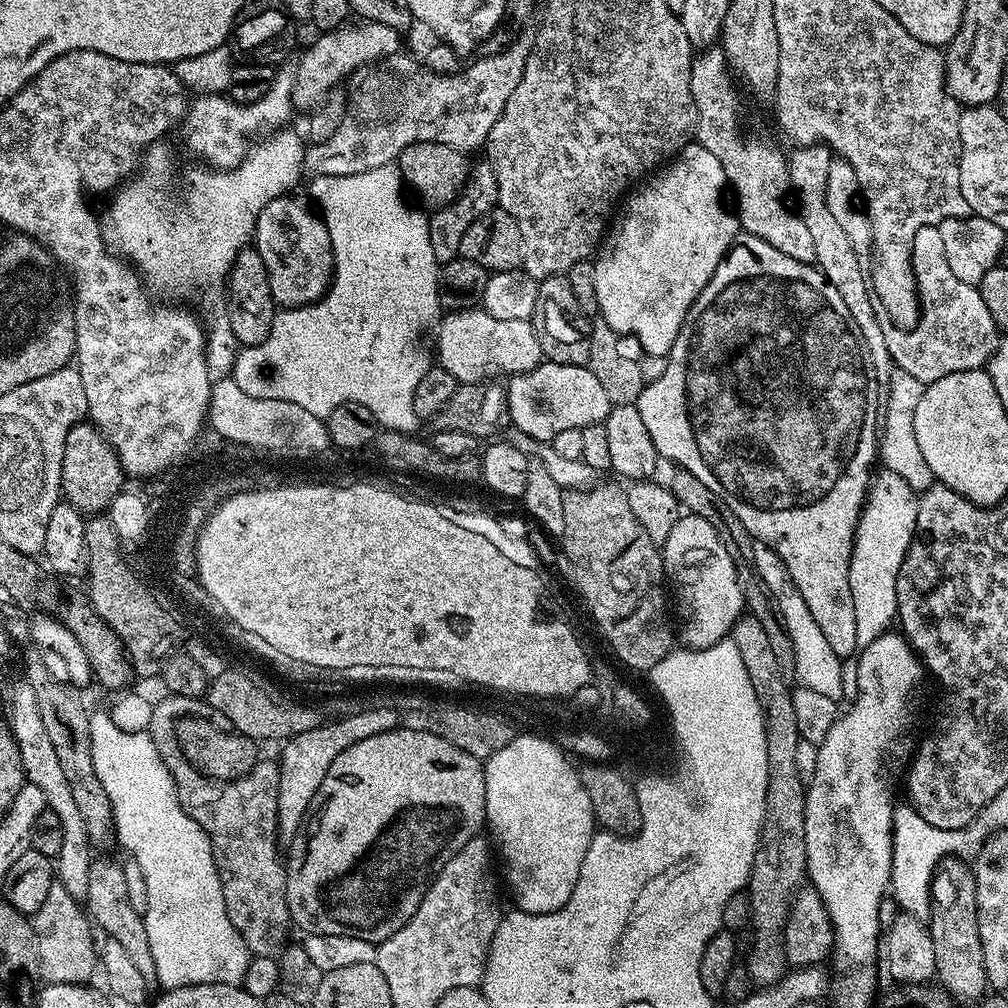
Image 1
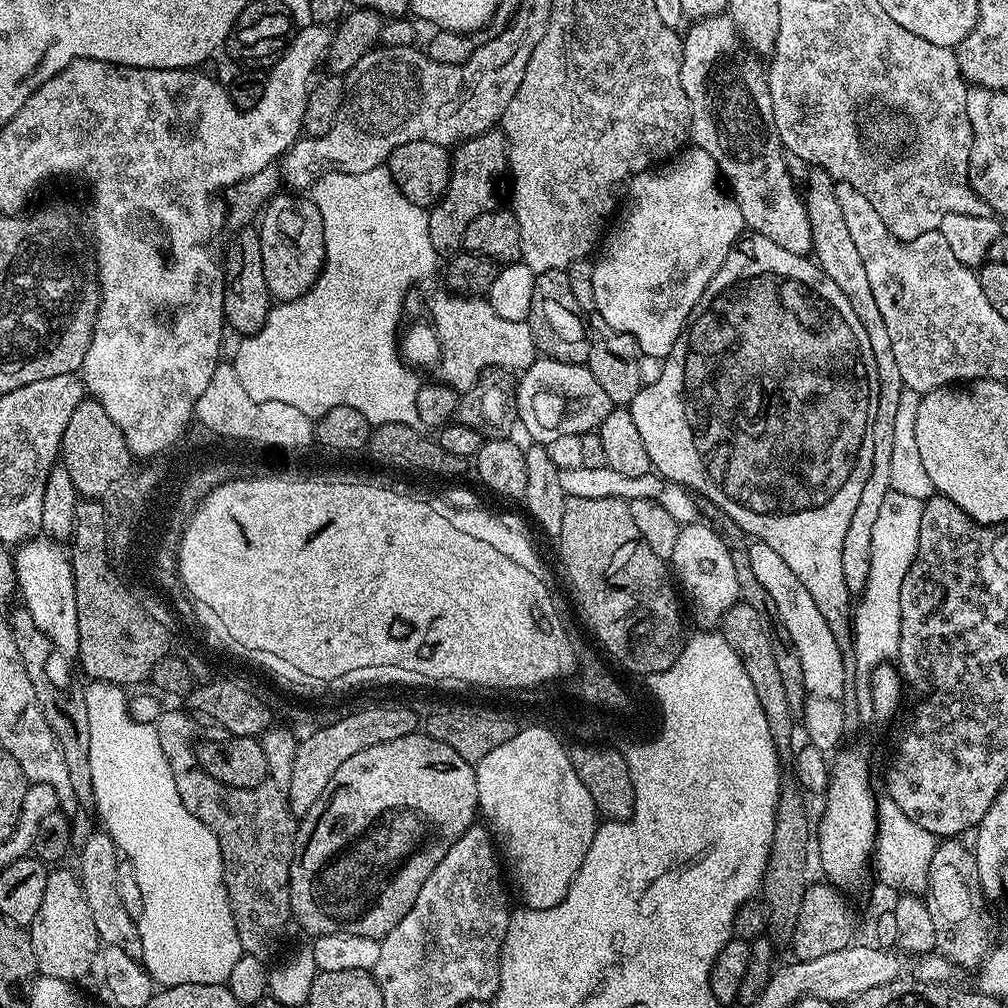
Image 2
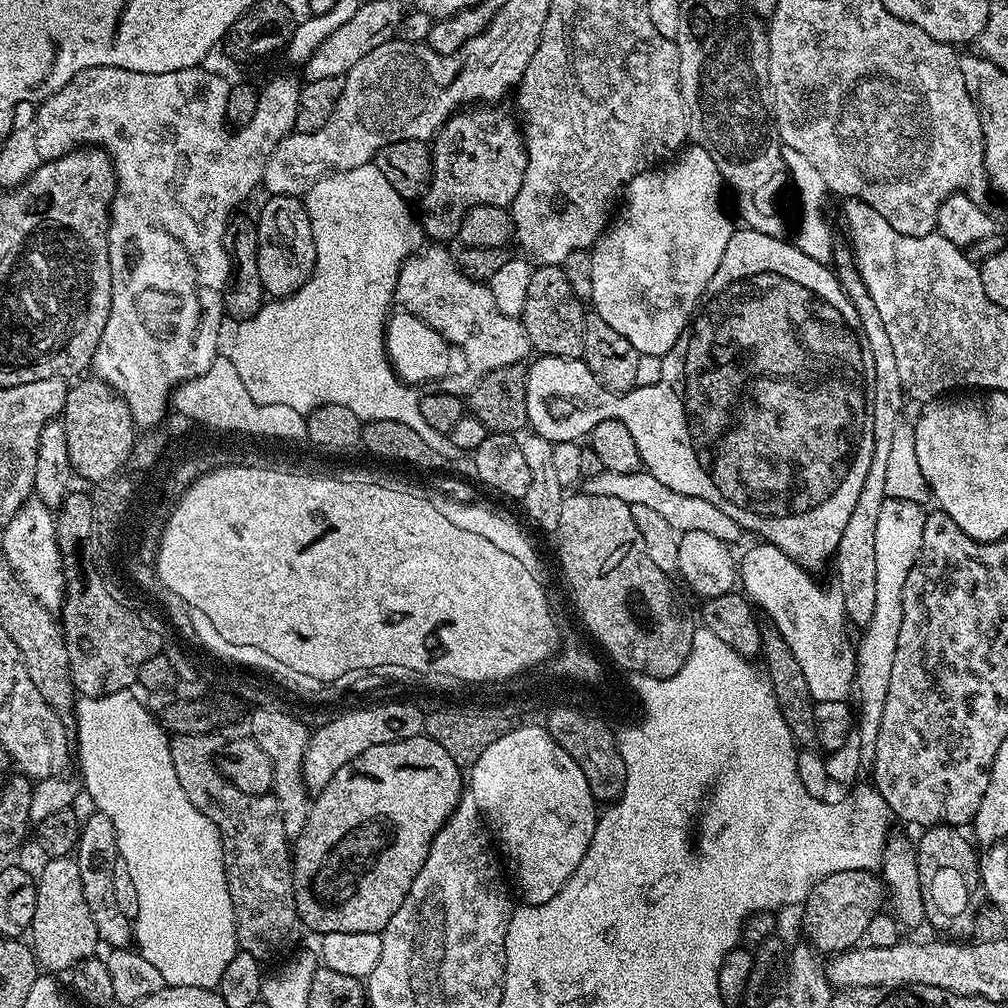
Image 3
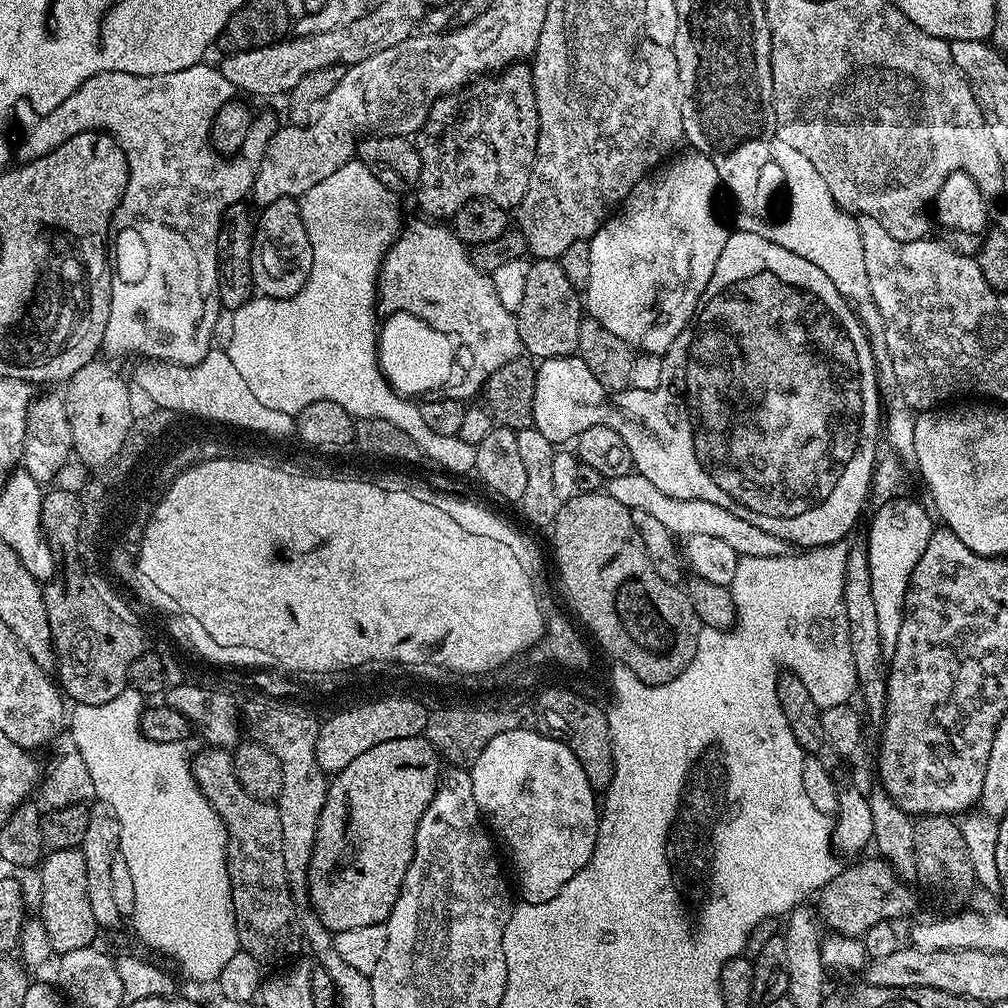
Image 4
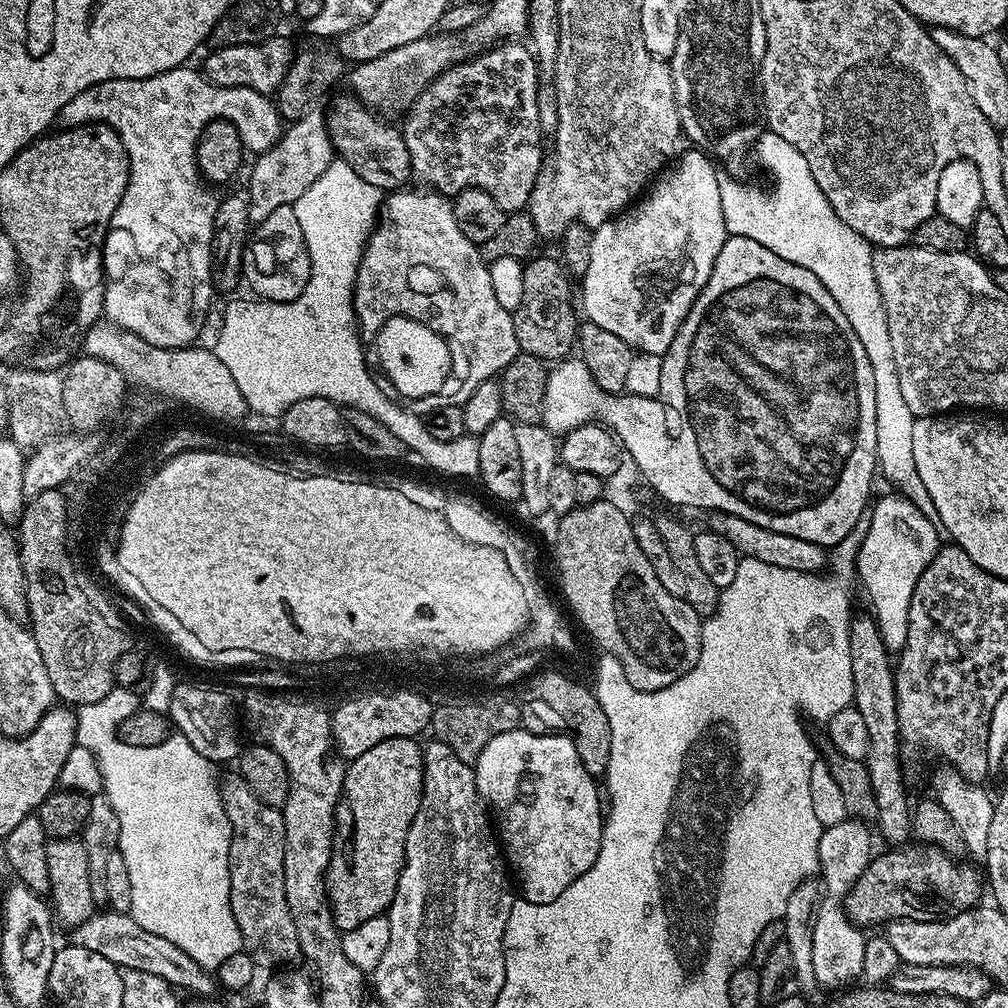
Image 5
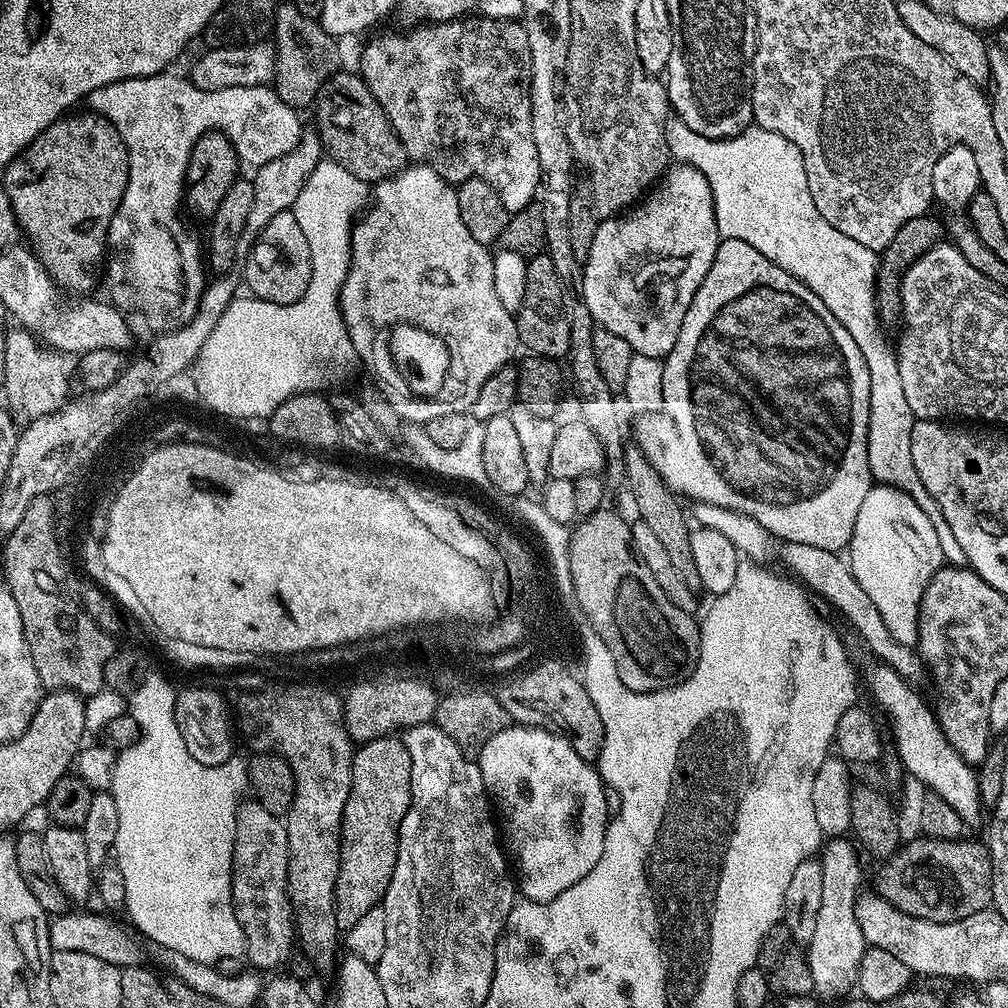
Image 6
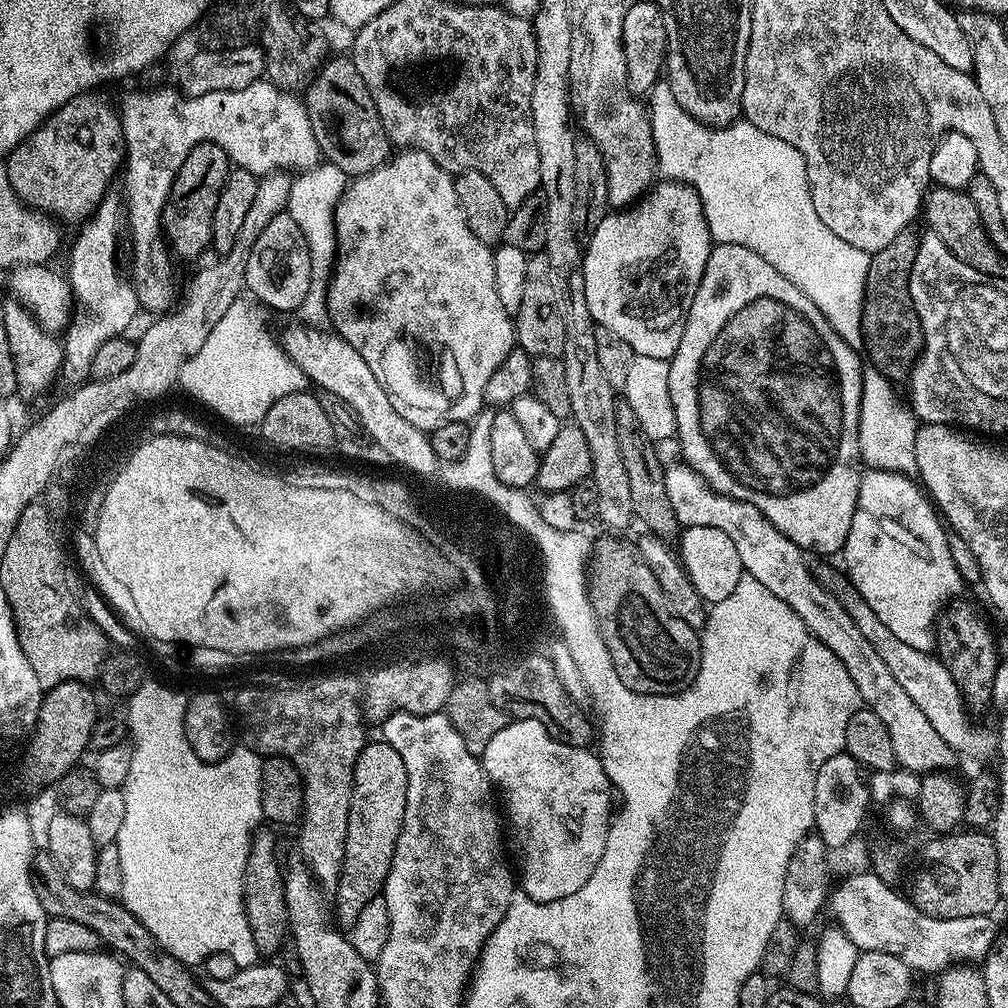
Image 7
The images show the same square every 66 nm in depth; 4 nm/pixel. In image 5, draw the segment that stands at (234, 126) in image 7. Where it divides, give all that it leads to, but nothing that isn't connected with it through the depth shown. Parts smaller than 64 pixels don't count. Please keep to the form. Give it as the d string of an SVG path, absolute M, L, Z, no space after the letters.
M181 66L171 68L162 74L148 76L144 80L107 80L98 82L82 94L77 94L75 98L70 98L66 106L62 106L58 120L64 128L77 128L79 124L108 124L120 135L122 146L128 155L128 185L126 194L122 202L118 202L118 210L114 210L112 223L108 230L108 238L104 241L104 271L106 273L106 287L104 290L104 316L117 324L120 328L125 328L128 332L138 334L150 346L159 348L187 348L195 345L200 336L200 331L204 328L204 319L208 316L208 311L212 308L212 233L216 226L216 205L218 196L211 192L213 189L202 179L200 167L196 165L196 143L202 134L202 130L211 120L221 118L229 120L238 130L242 138L245 149L249 153L259 154L272 147L282 135L282 117L273 101L265 93L255 92L249 88L217 88L207 76L196 72L192 66Z

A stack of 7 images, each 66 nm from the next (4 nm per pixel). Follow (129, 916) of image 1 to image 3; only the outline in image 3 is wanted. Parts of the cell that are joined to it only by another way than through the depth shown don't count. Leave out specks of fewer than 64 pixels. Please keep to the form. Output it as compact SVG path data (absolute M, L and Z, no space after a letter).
M93 811L90 814L81 825L80 840L74 853L81 875L82 892L86 897L90 915L94 918L94 926L98 926L101 941L105 945L108 943L109 949L127 948L134 940L134 924L126 918L126 914L122 914L118 898L115 897L114 869L120 854L117 848L117 831L104 812Z

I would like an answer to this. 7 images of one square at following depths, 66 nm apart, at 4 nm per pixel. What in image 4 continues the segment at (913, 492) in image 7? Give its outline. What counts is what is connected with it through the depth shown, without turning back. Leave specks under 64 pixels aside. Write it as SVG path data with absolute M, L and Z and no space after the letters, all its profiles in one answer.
M897 498L879 505L875 509L876 517L868 528L868 565L870 566L870 584L874 586L874 607L878 613L878 638L882 642L885 657L891 658L894 646L898 646L898 630L902 630L904 621L904 595L910 582L910 574L914 566L918 566L918 558L922 558L922 550L926 550L926 542L930 542L930 534L934 527L933 517L928 516L923 503L916 504L909 498Z

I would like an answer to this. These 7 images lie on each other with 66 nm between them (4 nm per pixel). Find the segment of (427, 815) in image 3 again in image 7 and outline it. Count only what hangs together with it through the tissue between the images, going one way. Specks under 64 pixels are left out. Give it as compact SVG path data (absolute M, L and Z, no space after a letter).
M383 742L365 743L354 766L352 805L346 826L346 854L340 881L334 889L334 916L341 929L350 930L354 922L358 922L358 914L362 914L362 906L383 893L405 814L406 762L402 762L394 746Z

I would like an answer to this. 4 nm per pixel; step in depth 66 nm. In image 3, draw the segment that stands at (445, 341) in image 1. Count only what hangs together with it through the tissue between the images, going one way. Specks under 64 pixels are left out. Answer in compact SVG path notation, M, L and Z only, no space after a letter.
M424 246L408 257L398 274L395 303L440 332L453 349L460 348L473 378L527 361L530 345L523 323L517 317L502 314L487 283L472 280L460 271L455 255L444 248L447 247Z

